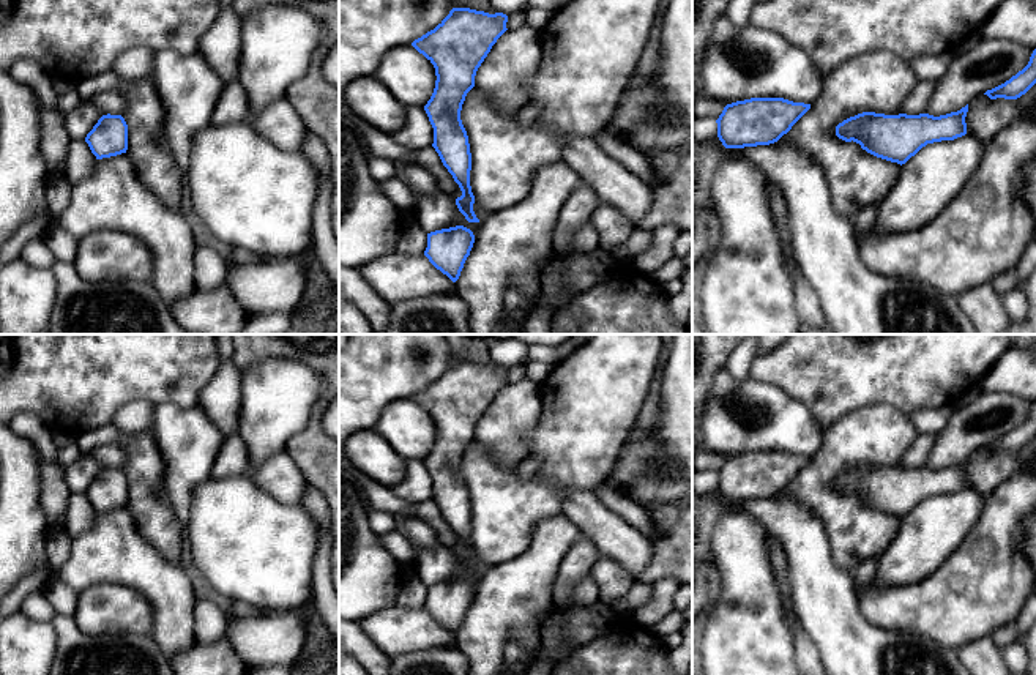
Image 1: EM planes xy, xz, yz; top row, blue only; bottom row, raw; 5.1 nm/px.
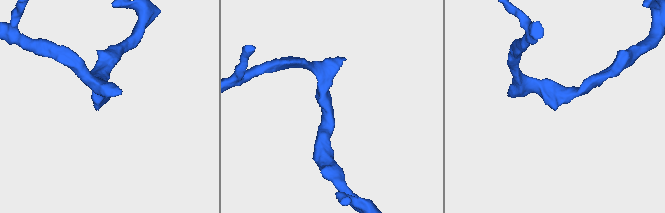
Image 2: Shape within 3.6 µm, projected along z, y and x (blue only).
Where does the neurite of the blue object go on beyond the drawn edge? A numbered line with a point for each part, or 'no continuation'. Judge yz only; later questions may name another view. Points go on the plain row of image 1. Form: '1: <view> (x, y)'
no continuation

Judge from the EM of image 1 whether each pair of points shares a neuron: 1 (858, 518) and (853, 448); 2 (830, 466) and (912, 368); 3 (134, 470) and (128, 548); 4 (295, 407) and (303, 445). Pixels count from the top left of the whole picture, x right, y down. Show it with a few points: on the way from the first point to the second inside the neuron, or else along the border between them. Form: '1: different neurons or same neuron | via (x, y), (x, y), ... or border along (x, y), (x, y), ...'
1: same neuron | via (838, 507), (819, 488), (819, 481), (833, 467)
2: different neurons | border along (845, 413), (864, 406), (891, 404), (907, 417)
3: different neurons | border along (125, 507), (136, 529), (152, 546)
4: different neurons | border along (317, 402), (311, 418), (284, 448)

